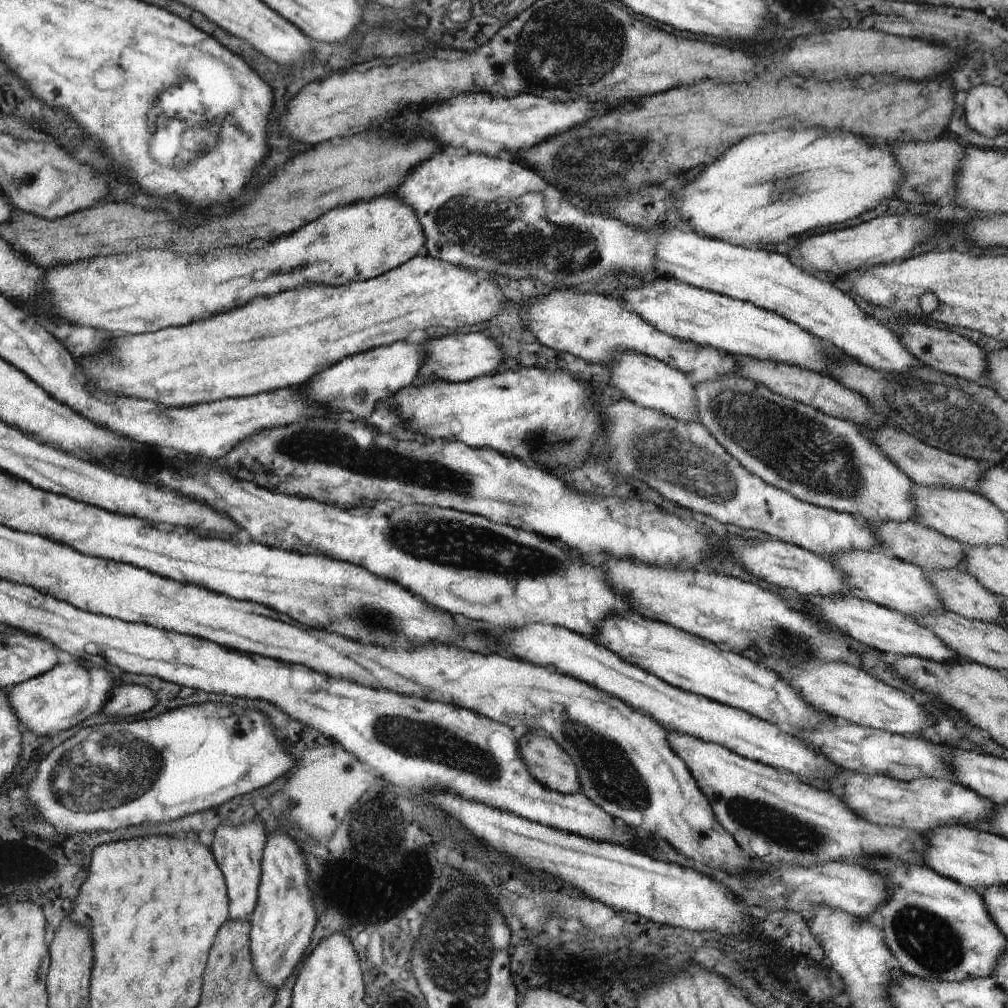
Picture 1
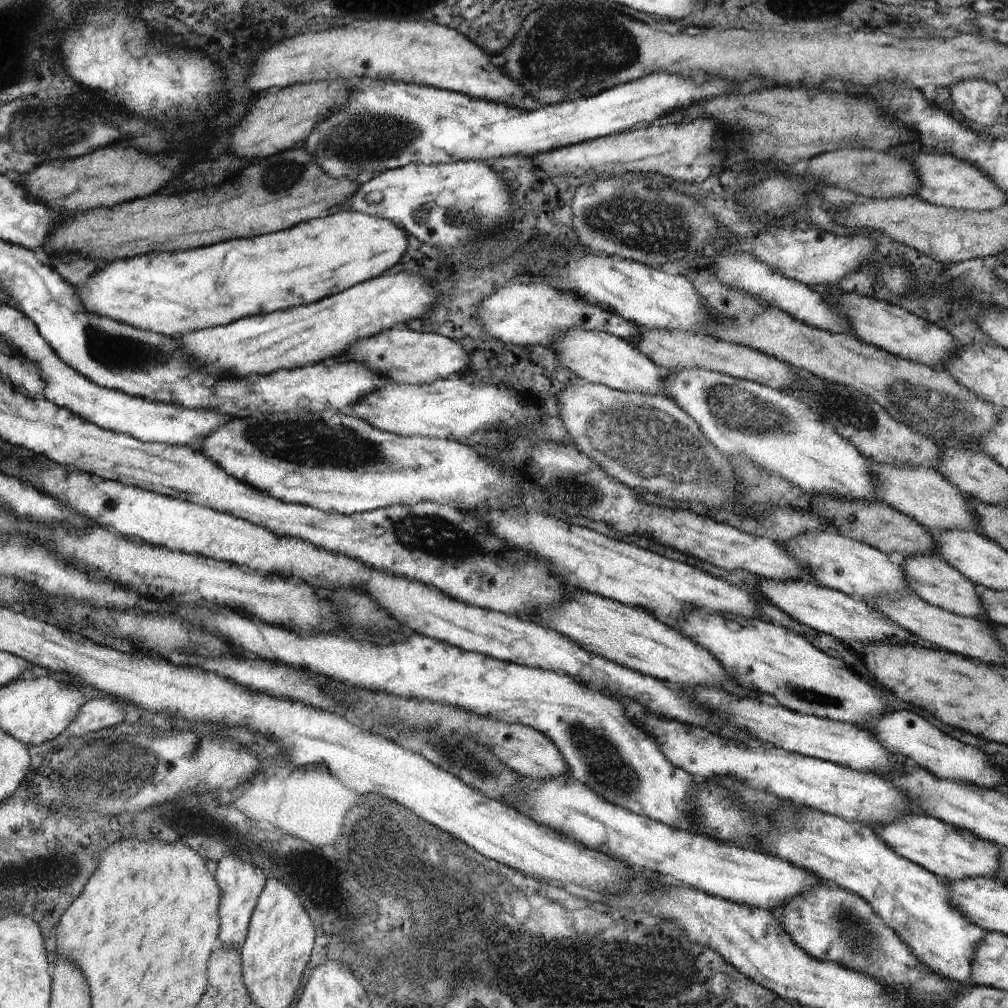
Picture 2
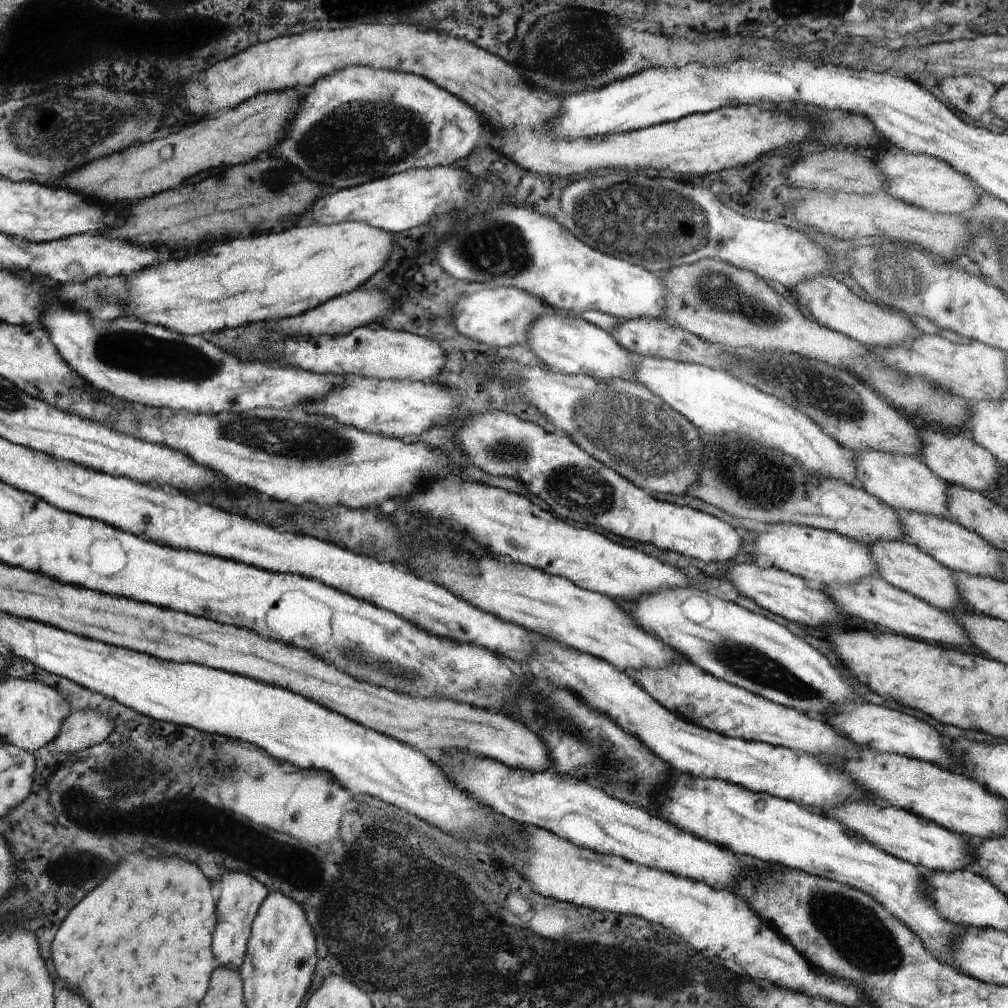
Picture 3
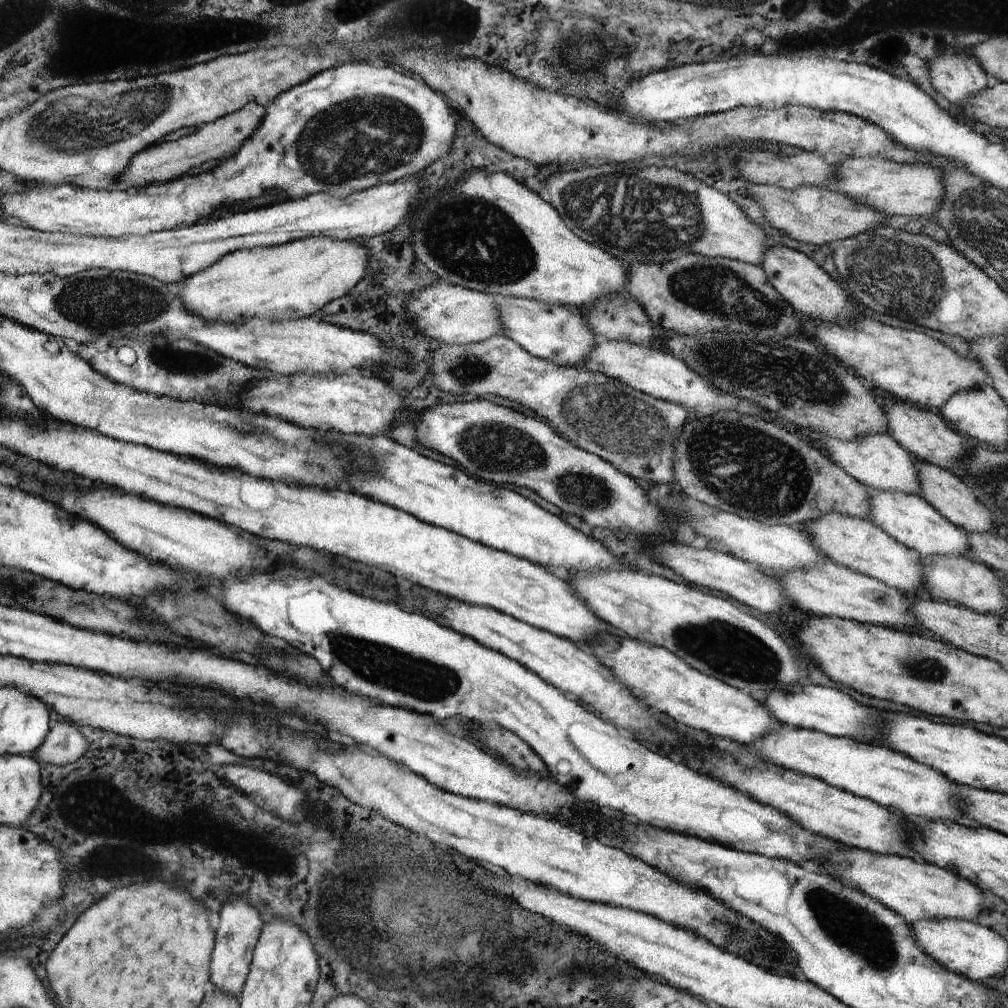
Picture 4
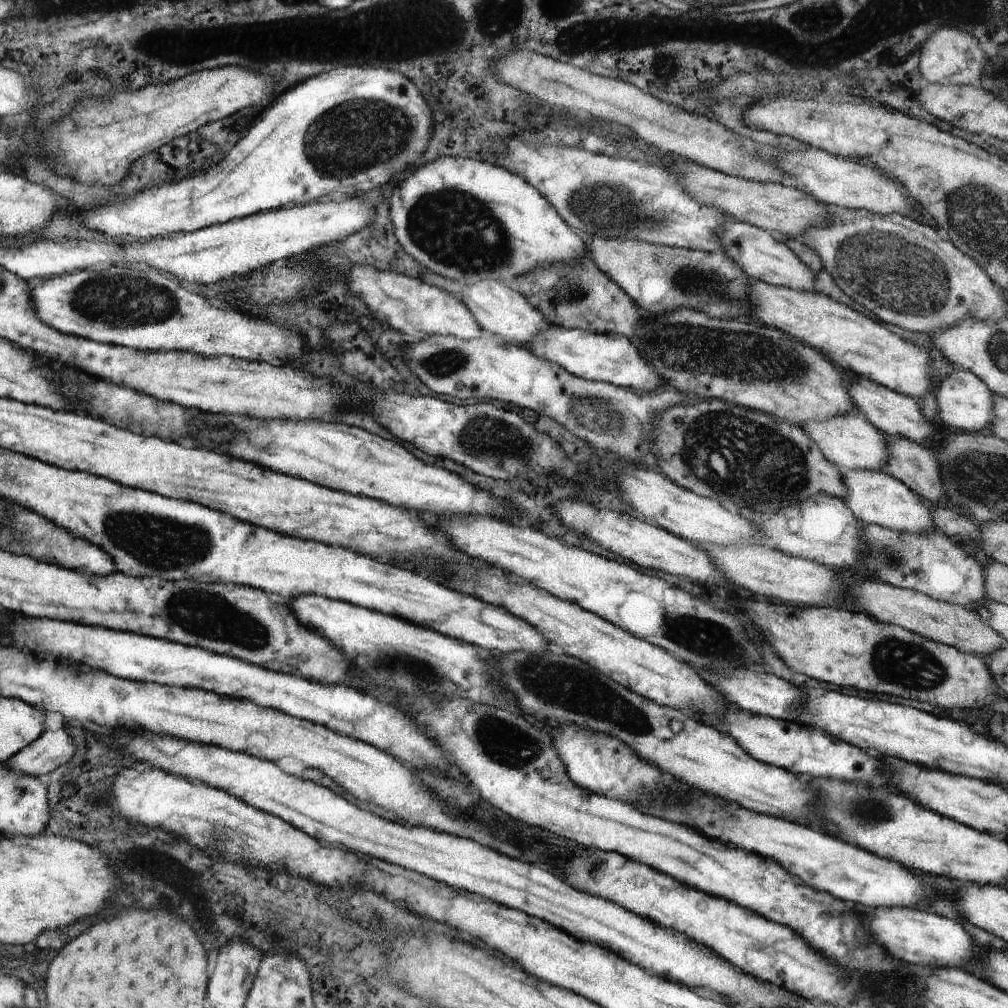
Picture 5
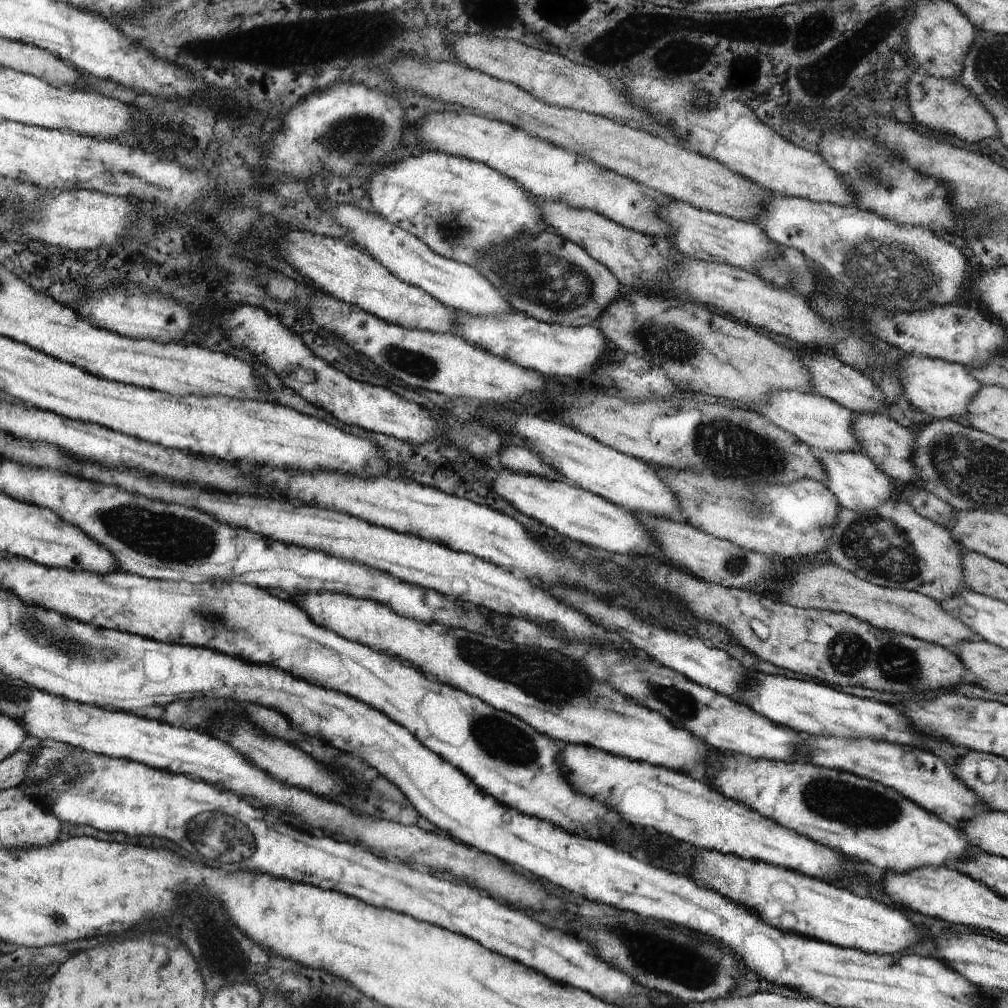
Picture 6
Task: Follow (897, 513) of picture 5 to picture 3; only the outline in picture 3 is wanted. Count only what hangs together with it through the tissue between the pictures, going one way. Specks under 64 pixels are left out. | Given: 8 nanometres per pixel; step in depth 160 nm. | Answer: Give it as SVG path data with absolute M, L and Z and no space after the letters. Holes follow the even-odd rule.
M898 511L902 540L916 545L922 552L935 558L954 573L960 571L974 576L1003 578L1001 552L979 534L964 528L948 516L934 516L916 511Z

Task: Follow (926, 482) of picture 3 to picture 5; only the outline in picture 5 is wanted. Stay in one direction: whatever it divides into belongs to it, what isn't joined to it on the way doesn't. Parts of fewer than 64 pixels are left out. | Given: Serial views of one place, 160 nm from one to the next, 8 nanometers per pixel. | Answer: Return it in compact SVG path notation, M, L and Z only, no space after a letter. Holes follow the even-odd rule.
M860 411L836 415L825 421L810 421L803 428L822 454L842 471L847 469L870 469L880 471L889 461L887 441L881 429L876 428Z

